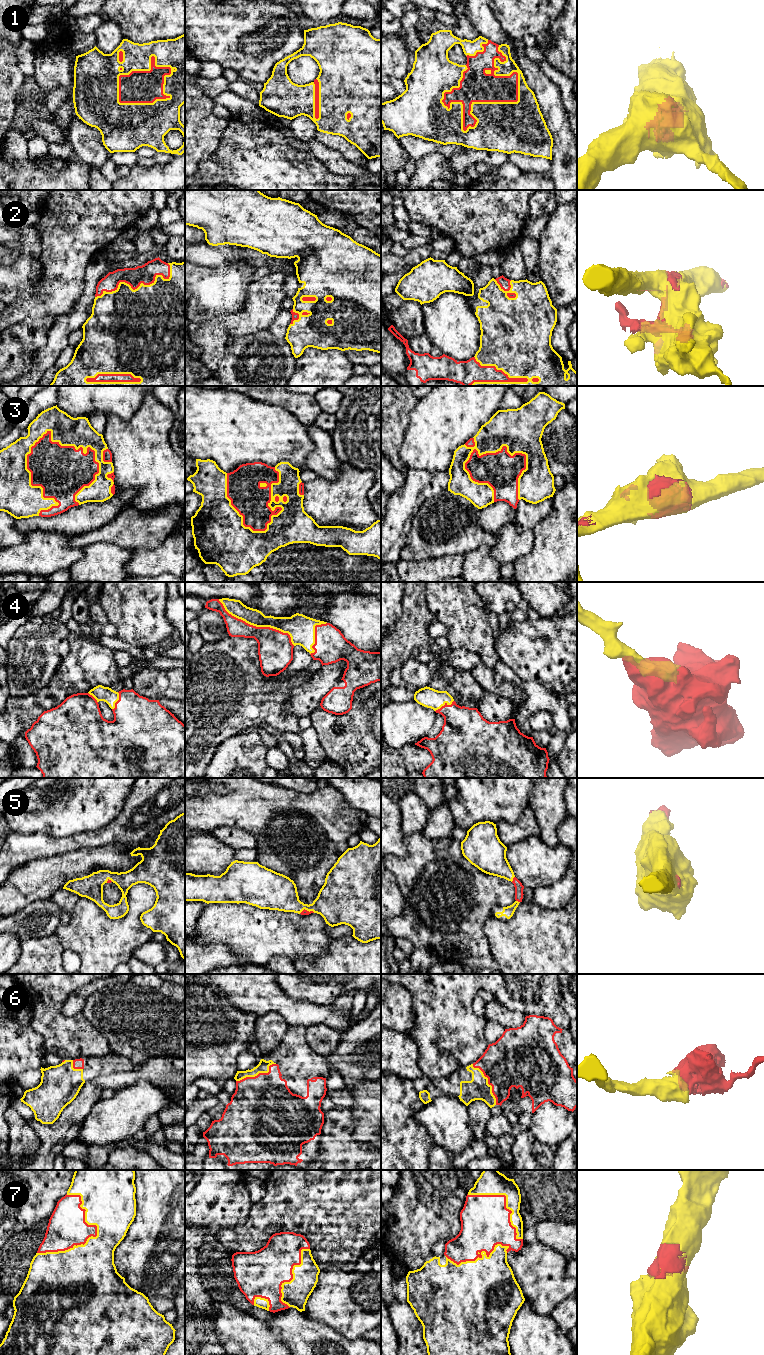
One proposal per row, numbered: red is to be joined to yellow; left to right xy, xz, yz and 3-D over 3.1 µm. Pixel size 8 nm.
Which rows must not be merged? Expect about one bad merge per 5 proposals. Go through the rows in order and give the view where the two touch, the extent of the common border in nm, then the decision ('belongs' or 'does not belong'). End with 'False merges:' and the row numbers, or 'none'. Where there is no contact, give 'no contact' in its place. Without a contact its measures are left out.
1: contact in yz; length 750 nm; belongs
2: contact in xy; length 650 nm; belongs
3: contact in xy; length 700 nm; belongs
4: contact in xz; length 700 nm; belongs
5: contact in yz; length 50 nm; belongs
6: contact in yz; length 380 nm; belongs
7: contact in xy; length 600 nm; belongs
False merges: none

